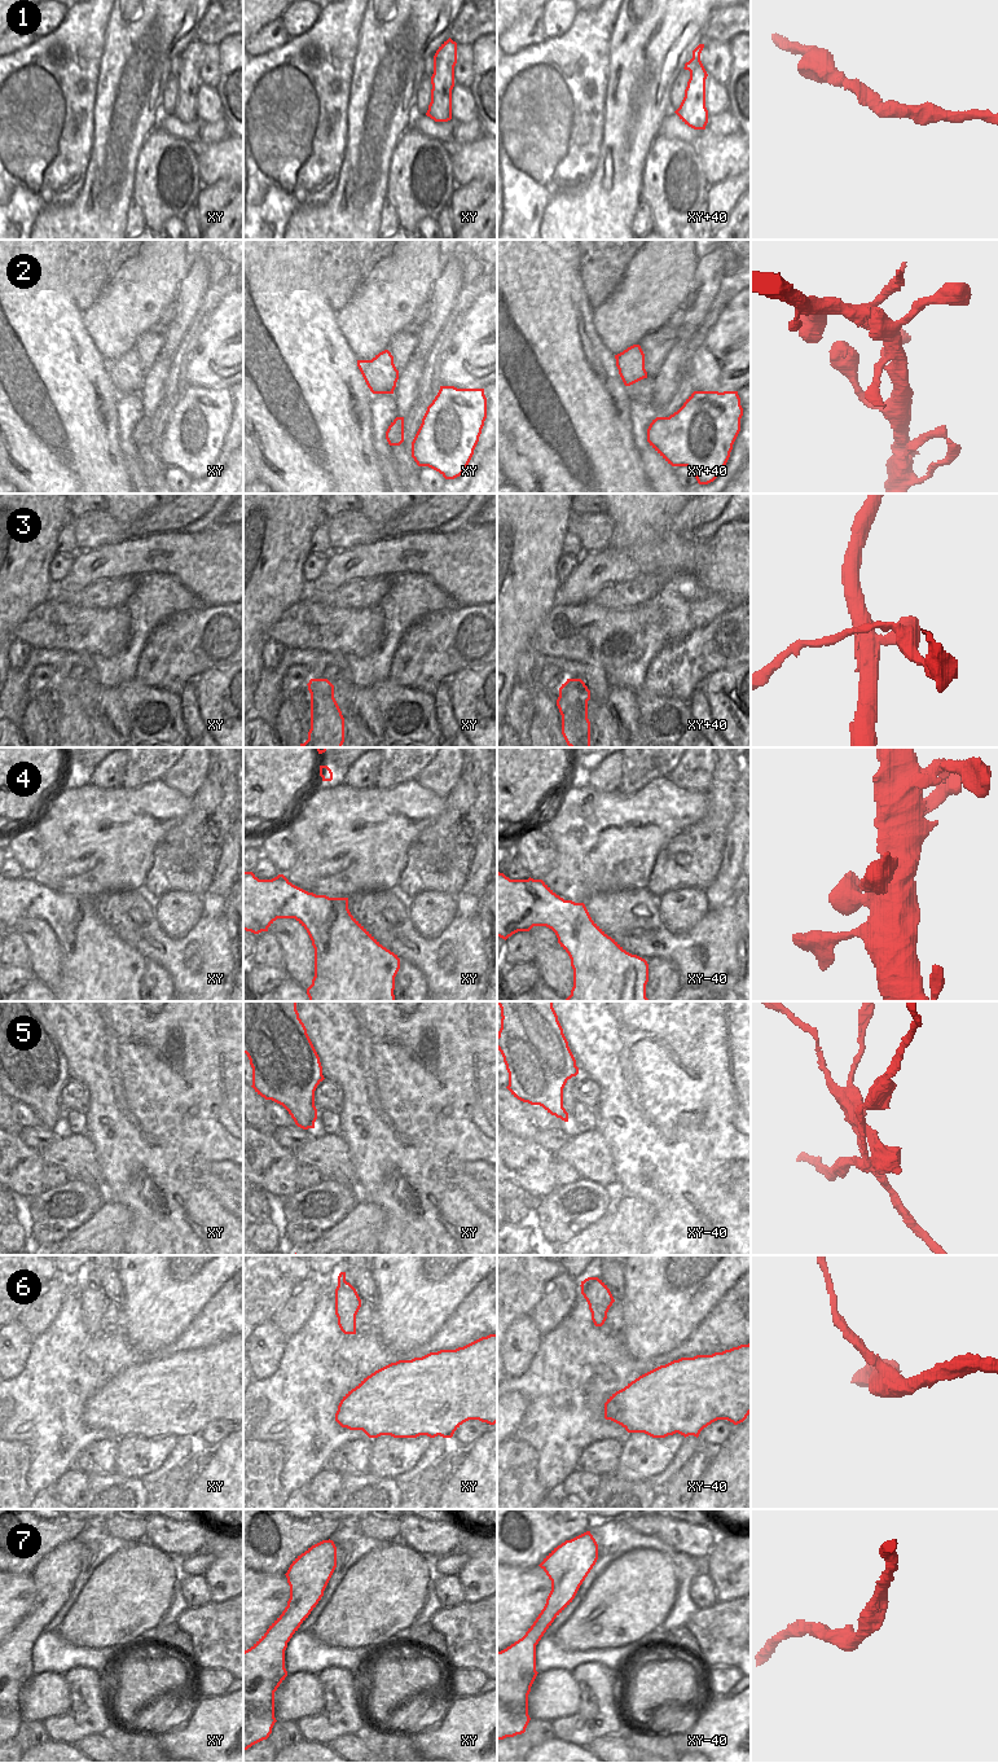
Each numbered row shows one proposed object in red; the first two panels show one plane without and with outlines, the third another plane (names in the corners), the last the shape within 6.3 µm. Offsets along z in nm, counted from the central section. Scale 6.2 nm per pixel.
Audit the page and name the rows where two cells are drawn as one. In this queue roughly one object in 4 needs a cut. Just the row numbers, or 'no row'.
3, 5

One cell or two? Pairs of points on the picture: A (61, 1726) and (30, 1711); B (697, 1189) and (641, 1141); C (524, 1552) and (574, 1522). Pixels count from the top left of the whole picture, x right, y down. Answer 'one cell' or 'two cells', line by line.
A: two cells
B: one cell
C: one cell

